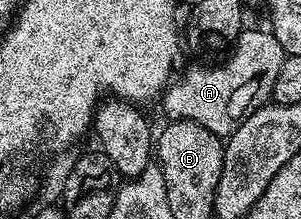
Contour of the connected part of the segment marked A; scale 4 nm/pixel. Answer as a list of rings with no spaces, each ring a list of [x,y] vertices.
[[[243,30],[227,57],[220,67],[189,68],[164,90],[161,104],[168,120],[197,121],[197,125],[205,125],[205,129],[214,135],[226,137],[271,99],[271,90],[277,81],[277,72],[281,69],[285,52],[281,41],[277,41],[270,30]]]

